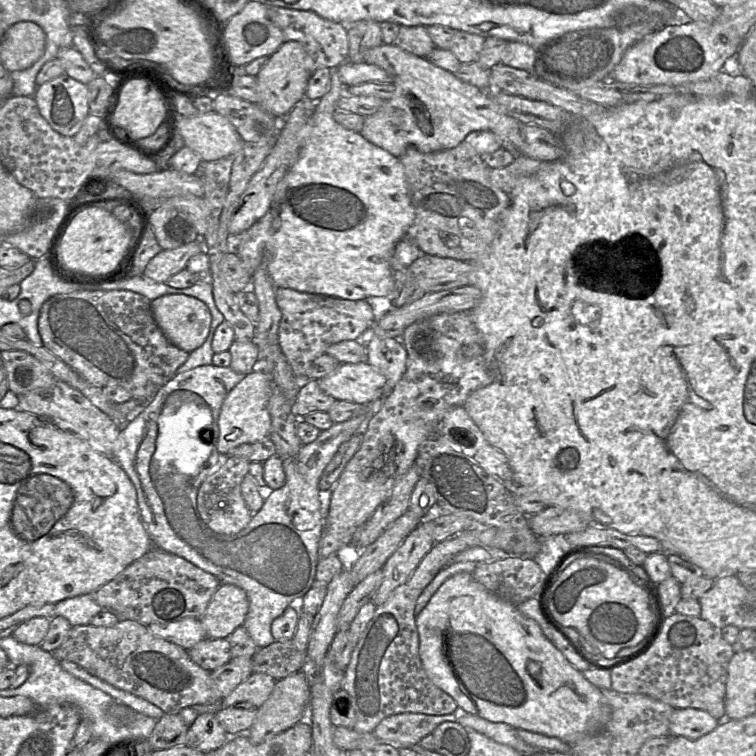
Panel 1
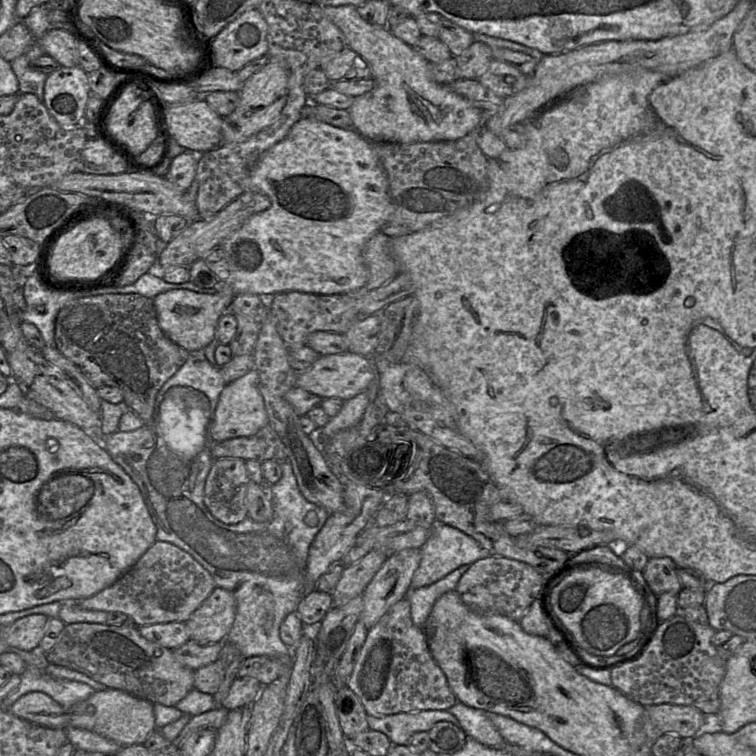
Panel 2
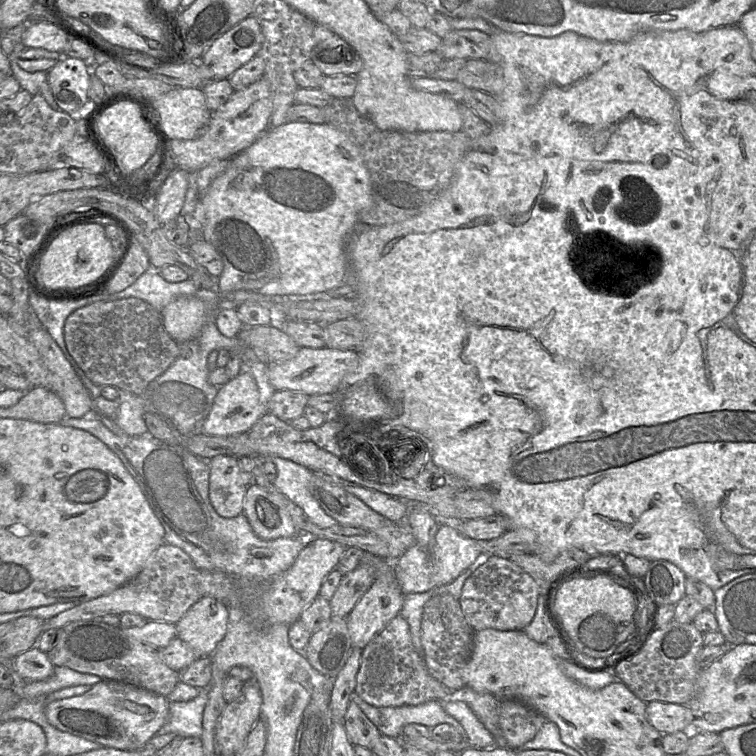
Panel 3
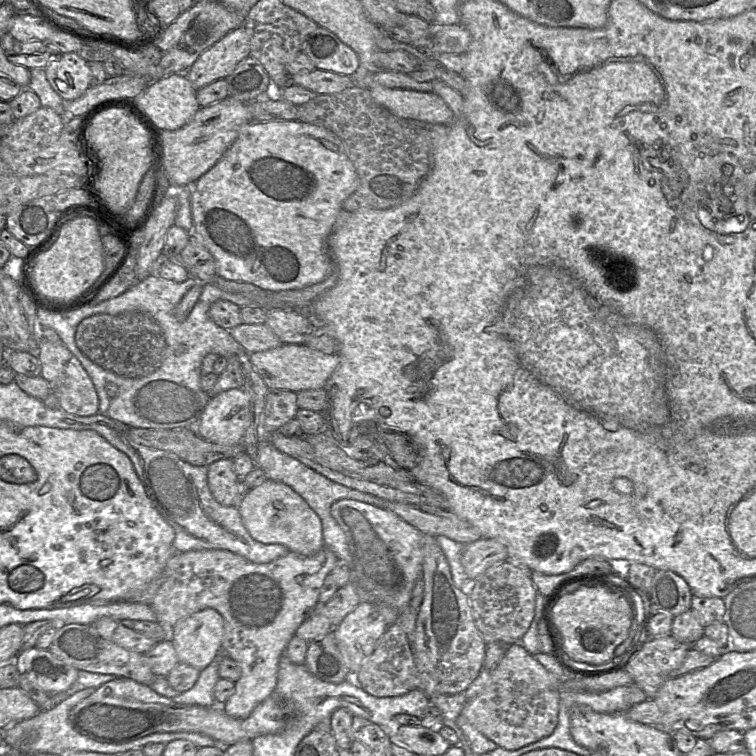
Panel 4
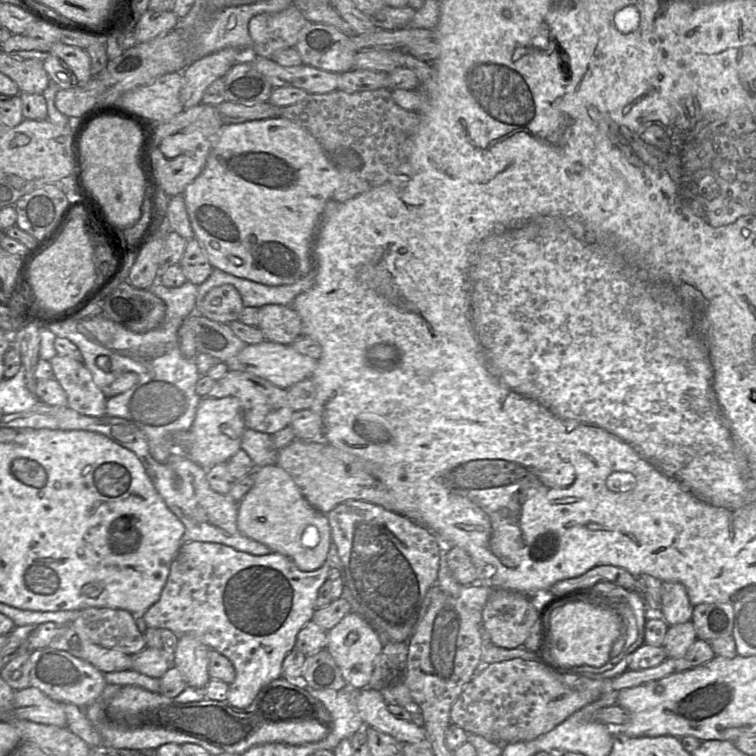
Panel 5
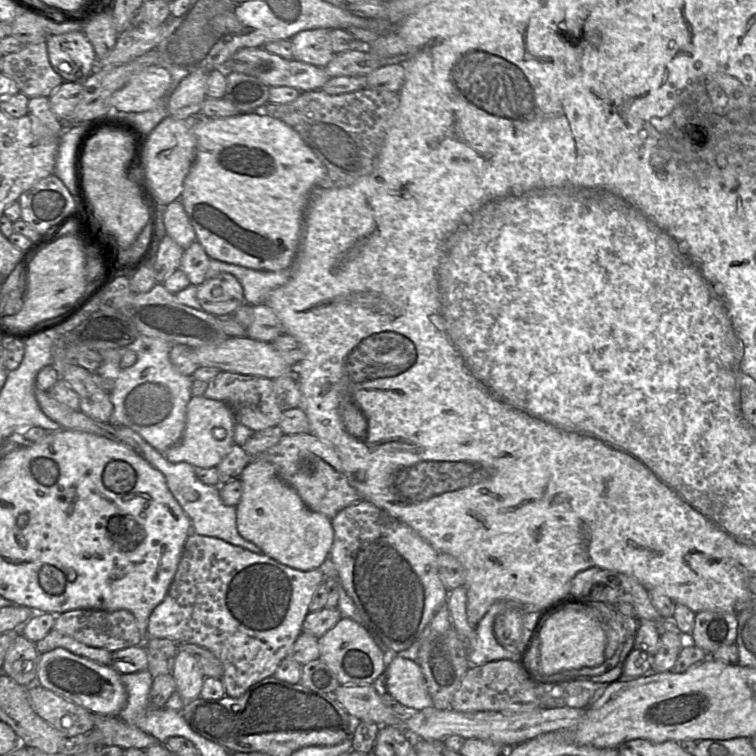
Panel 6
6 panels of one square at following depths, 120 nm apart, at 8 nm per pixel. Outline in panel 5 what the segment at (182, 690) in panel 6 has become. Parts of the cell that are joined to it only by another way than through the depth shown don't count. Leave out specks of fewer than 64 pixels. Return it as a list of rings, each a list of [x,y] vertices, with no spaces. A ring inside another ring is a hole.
[[[191,635],[178,637],[173,665],[181,672],[187,686],[201,688],[208,683],[210,648]]]

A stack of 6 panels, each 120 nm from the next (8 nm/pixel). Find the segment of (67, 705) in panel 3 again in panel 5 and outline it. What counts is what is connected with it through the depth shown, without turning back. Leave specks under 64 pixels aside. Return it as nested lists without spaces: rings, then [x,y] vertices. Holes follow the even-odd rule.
[[[284,677],[262,687],[245,709],[234,708],[227,701],[210,699],[178,703],[161,693],[124,685],[110,700],[95,700],[87,709],[87,717],[102,738],[104,730],[144,730],[163,726],[236,755],[262,744],[301,745],[317,742],[326,738],[332,728],[331,715],[323,703],[310,694],[301,680],[287,680]],[[101,708],[99,715],[98,710]]]

